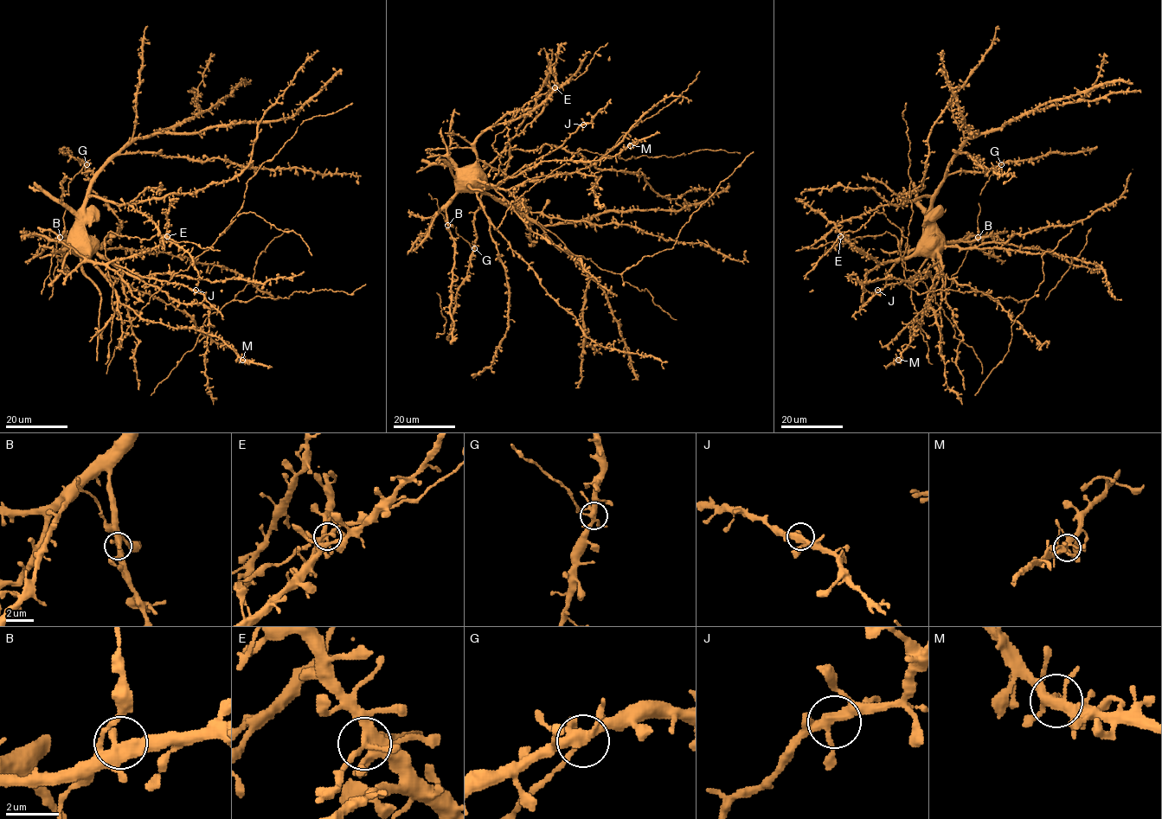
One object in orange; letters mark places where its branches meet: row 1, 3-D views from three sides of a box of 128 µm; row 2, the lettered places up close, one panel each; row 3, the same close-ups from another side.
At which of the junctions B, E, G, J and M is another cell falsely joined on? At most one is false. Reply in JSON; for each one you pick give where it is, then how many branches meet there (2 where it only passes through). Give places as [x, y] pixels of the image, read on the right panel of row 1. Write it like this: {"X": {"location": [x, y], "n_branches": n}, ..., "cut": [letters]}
{"cut": []}

